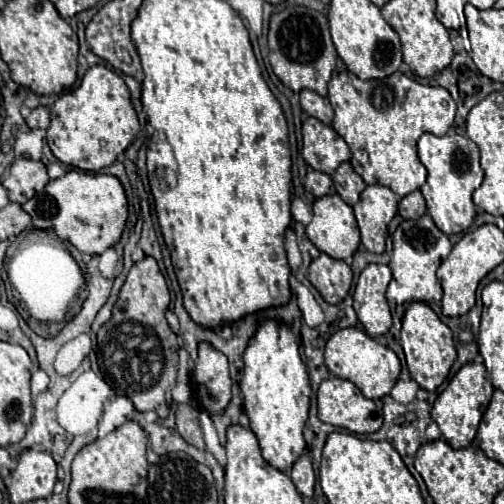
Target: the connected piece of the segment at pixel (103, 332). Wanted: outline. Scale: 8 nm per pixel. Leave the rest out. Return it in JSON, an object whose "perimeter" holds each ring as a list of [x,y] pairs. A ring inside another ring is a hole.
{"perimeter":[[[146,257],[130,269],[112,319],[98,331],[98,365],[104,381],[116,395],[128,397],[138,411],[154,411],[160,419],[166,419],[170,413],[178,373],[178,341],[164,317],[168,305],[170,291],[166,279],[158,263]]]}

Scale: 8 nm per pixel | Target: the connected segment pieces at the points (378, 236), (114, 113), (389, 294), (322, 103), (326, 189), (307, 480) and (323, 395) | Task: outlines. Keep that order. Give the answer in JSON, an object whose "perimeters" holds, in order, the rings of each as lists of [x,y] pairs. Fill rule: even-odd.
{"perimeters":[[[[368,185],[360,201],[354,205],[354,215],[362,235],[362,245],[370,253],[384,253],[388,223],[396,215],[398,197],[382,185]]],[[[94,65],[82,77],[82,83],[62,93],[50,109],[47,140],[54,157],[70,167],[98,173],[112,165],[124,153],[140,131],[136,111],[130,103],[130,91],[122,77],[106,65]]],[[[422,215],[412,221],[402,221],[392,235],[394,249],[390,259],[392,281],[386,291],[386,299],[392,303],[412,303],[412,301],[442,301],[442,285],[436,277],[436,271],[444,257],[448,257],[452,243],[450,239],[434,225],[430,215]]],[[[302,89],[300,91],[300,105],[310,117],[314,117],[314,119],[318,119],[318,121],[322,121],[326,125],[332,123],[334,109],[332,109],[332,105],[330,105],[330,101],[326,97],[320,97],[318,93],[314,93],[310,89]]],[[[308,169],[304,187],[306,187],[306,191],[312,193],[314,197],[324,197],[324,195],[334,193],[334,183],[332,183],[330,175],[326,175],[326,173],[322,173],[322,171],[314,171],[314,169]]],[[[302,455],[292,471],[290,471],[290,479],[294,481],[298,493],[306,499],[312,499],[314,497],[314,483],[316,483],[316,475],[314,475],[314,469],[312,469],[312,463],[310,463],[310,457],[308,455]]],[[[330,377],[330,379],[320,383],[320,389],[318,389],[318,417],[324,423],[330,423],[334,427],[344,427],[344,429],[348,429],[352,433],[358,433],[358,435],[376,433],[382,427],[380,405],[372,399],[366,399],[354,383],[350,383],[346,379],[340,379],[340,377]]]]}

